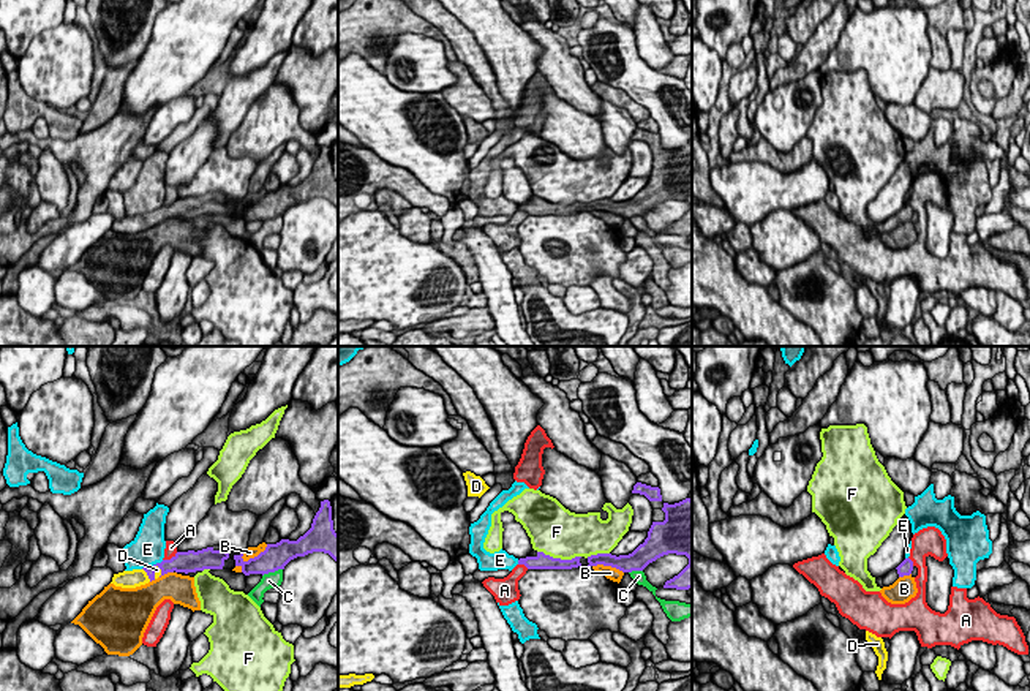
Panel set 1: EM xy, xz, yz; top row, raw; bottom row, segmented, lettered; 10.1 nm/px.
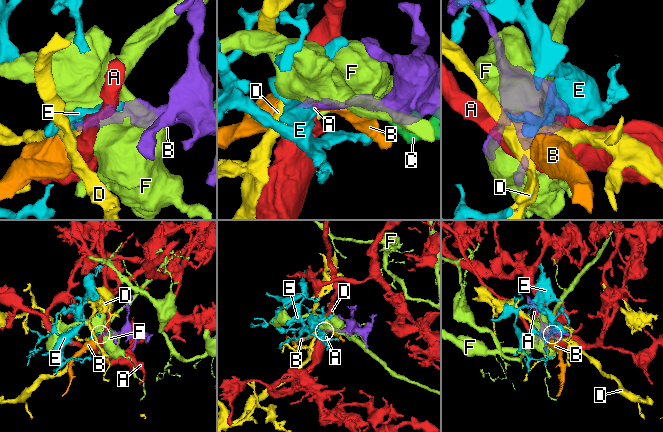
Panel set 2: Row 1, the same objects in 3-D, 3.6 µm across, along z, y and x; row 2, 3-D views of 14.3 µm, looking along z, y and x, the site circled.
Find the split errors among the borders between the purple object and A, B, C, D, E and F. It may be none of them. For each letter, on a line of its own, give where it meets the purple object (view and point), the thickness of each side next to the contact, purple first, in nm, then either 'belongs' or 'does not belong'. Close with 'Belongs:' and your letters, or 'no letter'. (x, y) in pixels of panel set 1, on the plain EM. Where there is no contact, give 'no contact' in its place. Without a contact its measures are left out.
A: xy (171, 204) | 220/130 nm | does not belong
B: xy (255, 203) | 260/120 nm | does not belong
C: xy (272, 217) | 260/160 nm | does not belong
D: xy (147, 220) | 130/190 nm | belongs
E: xy (154, 211) | 170/340 nm | does not belong
F: xz (560, 204) | 160/480 nm | does not belong
Belongs: D

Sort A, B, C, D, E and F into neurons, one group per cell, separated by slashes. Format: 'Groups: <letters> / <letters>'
Groups: A / B / C E / D / F

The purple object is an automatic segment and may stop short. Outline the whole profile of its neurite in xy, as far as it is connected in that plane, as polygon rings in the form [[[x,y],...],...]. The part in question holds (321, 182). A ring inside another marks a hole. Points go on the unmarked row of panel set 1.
[[[329,145],[321,147],[311,174],[297,187],[281,185],[276,190],[267,190],[265,196],[258,202],[245,207],[240,201],[234,201],[235,212],[242,213],[245,221],[269,220],[297,204],[313,198],[329,199],[338,209],[338,180],[333,176],[332,152]]]

